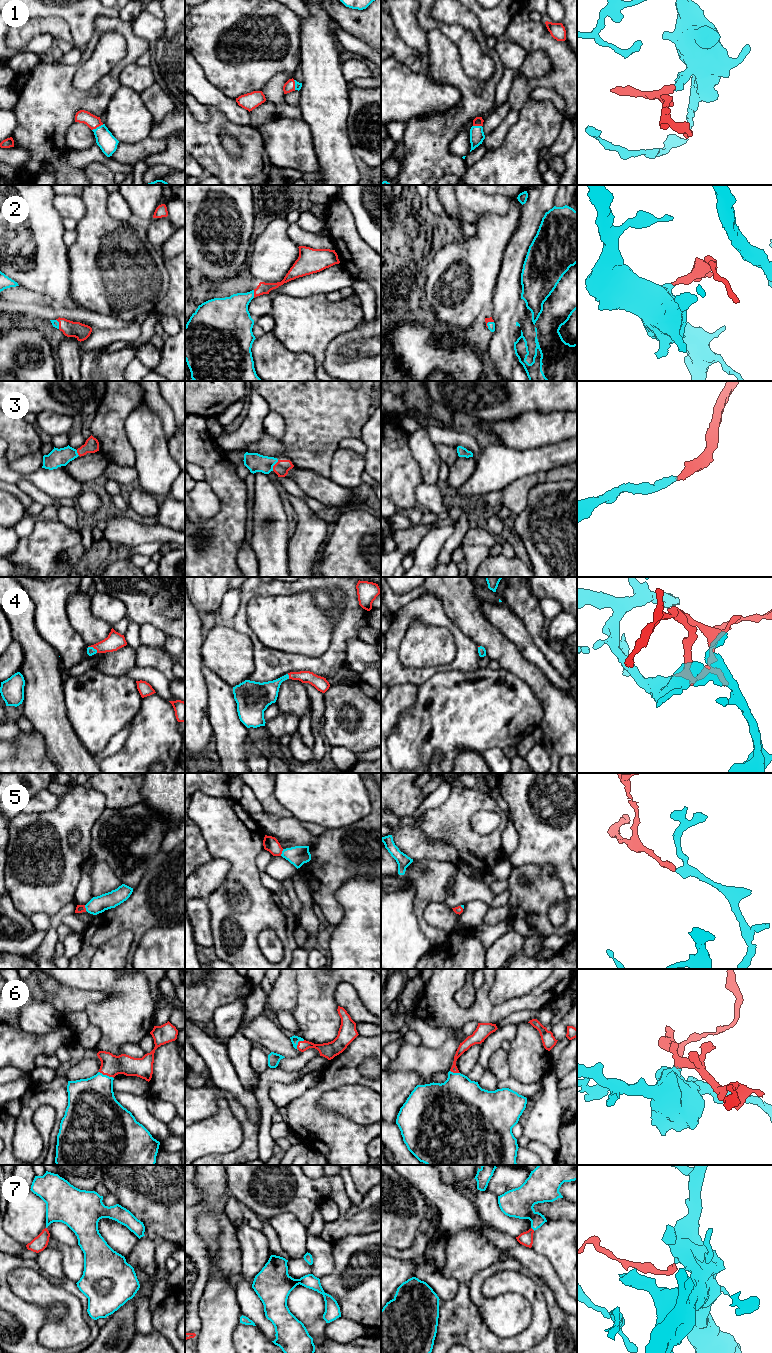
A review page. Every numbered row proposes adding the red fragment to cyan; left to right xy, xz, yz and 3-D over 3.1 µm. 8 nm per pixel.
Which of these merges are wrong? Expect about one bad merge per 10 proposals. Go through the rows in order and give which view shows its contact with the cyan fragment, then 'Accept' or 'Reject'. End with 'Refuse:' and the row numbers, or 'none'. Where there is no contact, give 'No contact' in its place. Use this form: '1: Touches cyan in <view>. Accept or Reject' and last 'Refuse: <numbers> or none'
1: Touches cyan in xy. Accept
2: Touches cyan in xz. Accept
3: Touches cyan in xz. Accept
4: Touches cyan in xy. Accept
5: Touches cyan in xz. Accept
6: Touches cyan in xy. Accept
7: Touches cyan in yz. Accept
Refuse: none

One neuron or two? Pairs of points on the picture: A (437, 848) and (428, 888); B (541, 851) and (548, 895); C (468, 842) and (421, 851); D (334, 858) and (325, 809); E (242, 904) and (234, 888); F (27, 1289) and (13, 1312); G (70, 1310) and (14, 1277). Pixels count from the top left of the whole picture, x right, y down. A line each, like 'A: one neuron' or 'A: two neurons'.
A: two neurons
B: two neurons
C: two neurons
D: two neurons
E: one neuron
F: two neurons
G: one neuron

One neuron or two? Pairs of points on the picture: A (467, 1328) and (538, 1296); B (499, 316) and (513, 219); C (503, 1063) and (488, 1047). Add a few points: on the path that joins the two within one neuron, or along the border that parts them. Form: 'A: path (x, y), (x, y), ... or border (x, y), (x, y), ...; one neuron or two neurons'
A: path (492, 1342), (521, 1342), (538, 1325), (538, 1321); one neuron
B: border (519, 217), (516, 229), (501, 261); two neurons
C: border (500, 1047), (491, 1055), (487, 1068); two neurons

